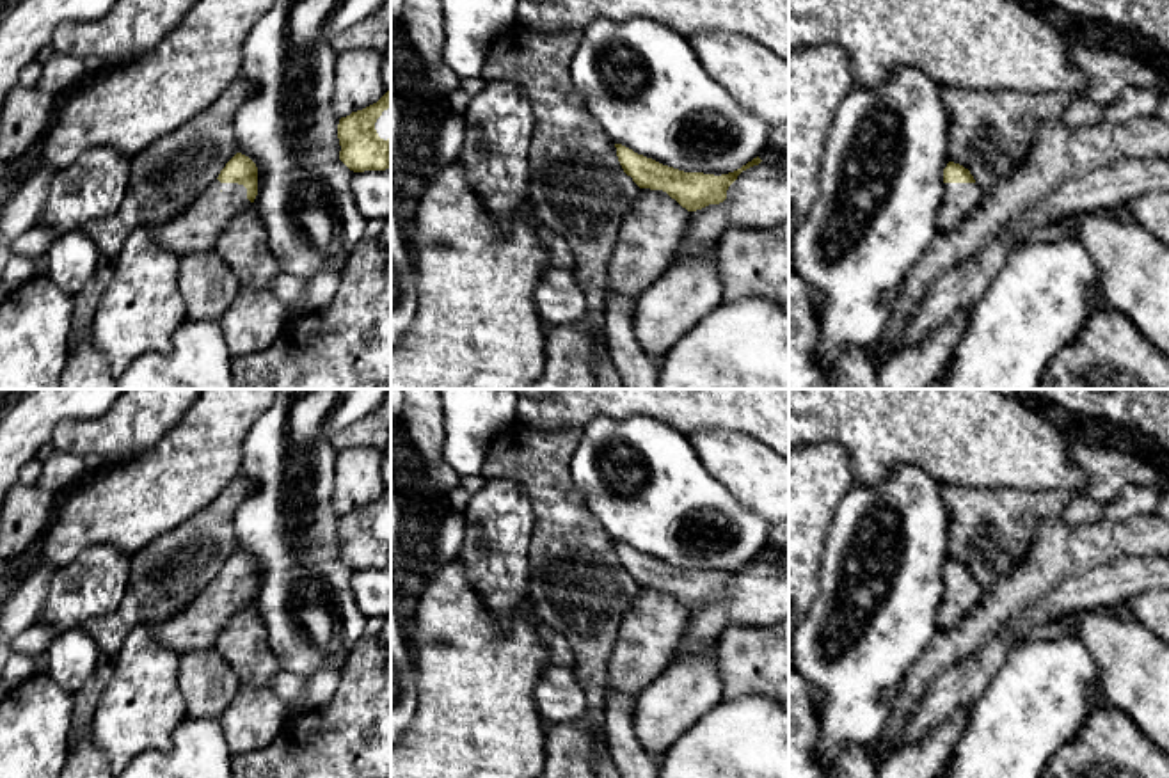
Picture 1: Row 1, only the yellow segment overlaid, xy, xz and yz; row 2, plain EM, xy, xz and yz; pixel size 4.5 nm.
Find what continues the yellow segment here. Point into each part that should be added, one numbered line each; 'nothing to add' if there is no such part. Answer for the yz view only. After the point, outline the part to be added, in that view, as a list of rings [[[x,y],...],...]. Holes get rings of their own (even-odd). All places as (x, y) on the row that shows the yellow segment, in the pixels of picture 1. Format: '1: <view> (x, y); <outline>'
1: yz (960, 199); [[[945,183],[938,213],[938,231],[947,233],[959,227],[977,208],[981,197],[982,194],[977,183]]]

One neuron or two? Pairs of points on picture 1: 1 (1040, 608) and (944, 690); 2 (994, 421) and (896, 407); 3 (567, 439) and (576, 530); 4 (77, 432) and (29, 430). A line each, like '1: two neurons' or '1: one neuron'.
1: one neuron
2: one neuron
3: one neuron
4: two neurons

